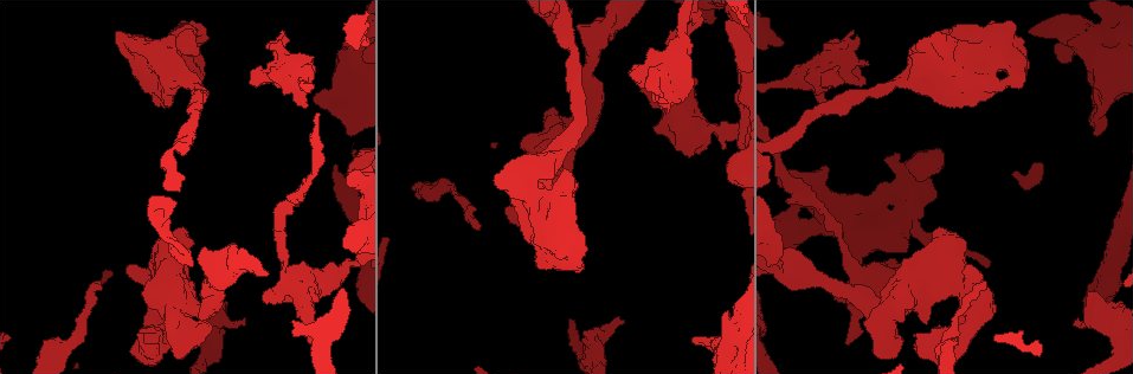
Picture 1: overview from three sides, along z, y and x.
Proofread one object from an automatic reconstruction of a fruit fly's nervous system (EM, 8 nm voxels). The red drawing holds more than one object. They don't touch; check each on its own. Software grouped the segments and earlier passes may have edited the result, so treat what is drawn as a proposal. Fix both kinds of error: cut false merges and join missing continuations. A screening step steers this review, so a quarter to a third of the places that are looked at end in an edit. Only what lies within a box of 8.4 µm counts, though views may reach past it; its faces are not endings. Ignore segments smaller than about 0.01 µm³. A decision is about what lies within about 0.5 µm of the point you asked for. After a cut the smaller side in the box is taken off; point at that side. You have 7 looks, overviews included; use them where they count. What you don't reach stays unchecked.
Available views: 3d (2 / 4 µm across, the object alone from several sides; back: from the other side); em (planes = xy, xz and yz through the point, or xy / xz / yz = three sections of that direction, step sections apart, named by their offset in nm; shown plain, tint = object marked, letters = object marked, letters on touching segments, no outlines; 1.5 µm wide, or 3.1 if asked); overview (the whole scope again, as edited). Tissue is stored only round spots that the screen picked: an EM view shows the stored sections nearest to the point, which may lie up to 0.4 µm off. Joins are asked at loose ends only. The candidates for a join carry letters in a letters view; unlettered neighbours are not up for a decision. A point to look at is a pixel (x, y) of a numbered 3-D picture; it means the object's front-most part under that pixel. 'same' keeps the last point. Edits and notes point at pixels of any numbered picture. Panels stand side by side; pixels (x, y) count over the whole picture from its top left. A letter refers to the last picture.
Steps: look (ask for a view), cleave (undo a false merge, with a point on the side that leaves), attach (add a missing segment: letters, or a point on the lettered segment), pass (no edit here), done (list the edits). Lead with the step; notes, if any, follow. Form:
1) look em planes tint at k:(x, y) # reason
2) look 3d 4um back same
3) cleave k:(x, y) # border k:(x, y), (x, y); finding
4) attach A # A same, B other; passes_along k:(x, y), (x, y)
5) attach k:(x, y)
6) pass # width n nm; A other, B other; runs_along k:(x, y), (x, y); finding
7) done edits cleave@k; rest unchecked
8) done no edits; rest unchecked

look 3d 2um at 1:(509, 211) # thick end

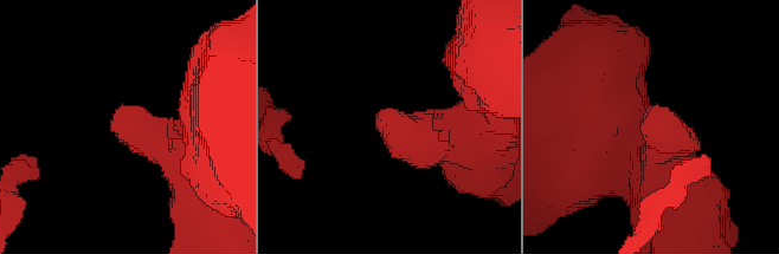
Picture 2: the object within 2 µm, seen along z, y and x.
look em planes letters at 2:(117, 109)

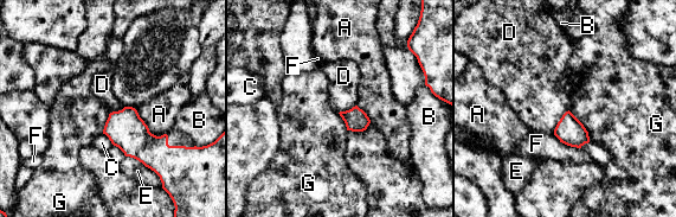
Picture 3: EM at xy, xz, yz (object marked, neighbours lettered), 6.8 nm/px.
pass # A other, B other, C other, D other, E other, F other, G other; no lettered segment goes on from it

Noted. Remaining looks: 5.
look em xz step 8 letters at 1:(82, 341) # sudden change in width

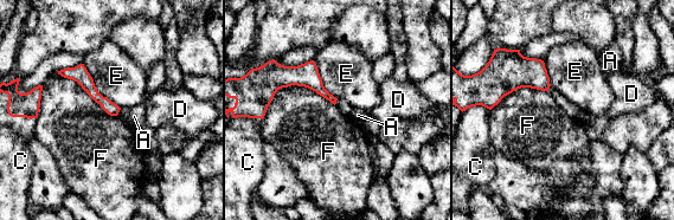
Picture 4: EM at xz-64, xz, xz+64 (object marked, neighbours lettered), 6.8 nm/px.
look em planes letters same # another direction

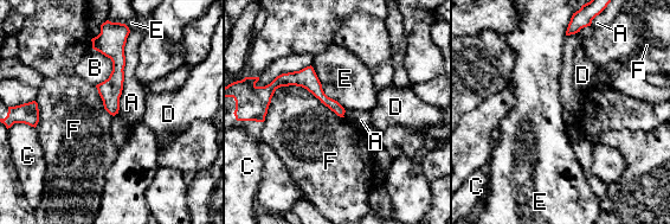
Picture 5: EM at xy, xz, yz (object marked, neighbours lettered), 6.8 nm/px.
pass # width 80 nm; A other, B other, C other, D other, E other, F other; border 5:(343, 117), (281, 85), (263, 121); continuous, no second cell

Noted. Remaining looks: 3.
look 3d 2um back at 1:(919, 43)

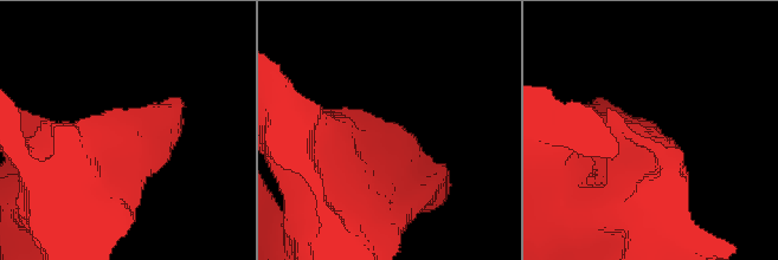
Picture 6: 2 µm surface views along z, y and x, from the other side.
look em planes letters at 6:(659, 130)

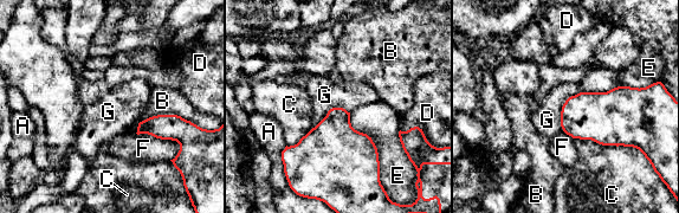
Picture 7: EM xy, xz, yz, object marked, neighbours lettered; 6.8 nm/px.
pass # longest_contact E 480 nm; A other, B other, C other, D other, E other, F other, G other; border 7:(580, 91), (562, 107), (562, 130); none of them fits

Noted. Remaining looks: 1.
done no edits; rest unchecked

